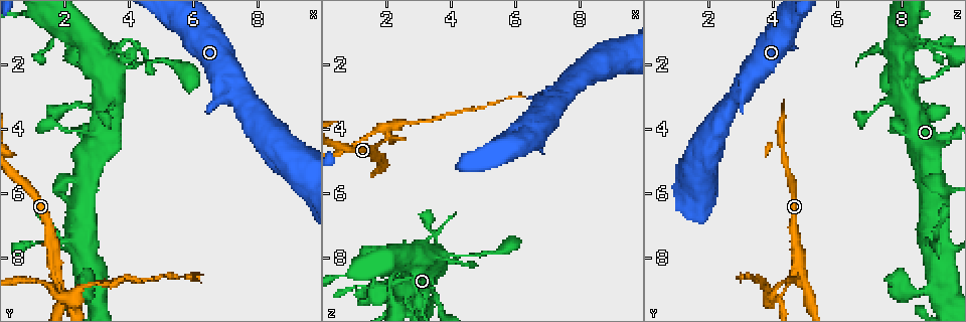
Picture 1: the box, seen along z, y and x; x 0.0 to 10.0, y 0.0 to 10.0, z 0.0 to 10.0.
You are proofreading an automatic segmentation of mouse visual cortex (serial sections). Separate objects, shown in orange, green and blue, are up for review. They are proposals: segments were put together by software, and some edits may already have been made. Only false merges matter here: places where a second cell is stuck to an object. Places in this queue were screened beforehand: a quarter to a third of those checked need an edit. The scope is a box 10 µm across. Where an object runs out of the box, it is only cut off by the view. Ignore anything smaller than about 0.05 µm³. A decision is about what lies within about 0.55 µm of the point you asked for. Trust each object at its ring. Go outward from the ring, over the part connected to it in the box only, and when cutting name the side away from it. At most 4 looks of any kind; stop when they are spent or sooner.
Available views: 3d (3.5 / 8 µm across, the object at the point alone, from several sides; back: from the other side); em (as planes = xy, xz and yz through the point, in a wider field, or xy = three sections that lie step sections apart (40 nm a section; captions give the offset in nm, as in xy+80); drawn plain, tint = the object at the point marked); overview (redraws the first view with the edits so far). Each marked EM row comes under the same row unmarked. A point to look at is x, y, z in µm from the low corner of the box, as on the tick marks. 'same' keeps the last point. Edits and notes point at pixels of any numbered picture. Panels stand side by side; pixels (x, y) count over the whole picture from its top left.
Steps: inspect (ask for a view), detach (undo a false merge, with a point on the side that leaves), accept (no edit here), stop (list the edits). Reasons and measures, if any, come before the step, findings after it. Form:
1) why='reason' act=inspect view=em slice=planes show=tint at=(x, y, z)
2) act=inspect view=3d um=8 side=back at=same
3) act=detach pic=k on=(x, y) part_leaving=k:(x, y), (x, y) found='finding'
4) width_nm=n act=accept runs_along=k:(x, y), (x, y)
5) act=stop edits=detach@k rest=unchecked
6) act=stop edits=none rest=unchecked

why='sudden change in width' act=inspect view=3d um=3.5 at=(3.50, 2.65, 8.00)

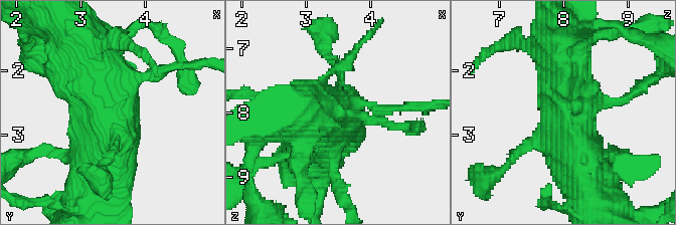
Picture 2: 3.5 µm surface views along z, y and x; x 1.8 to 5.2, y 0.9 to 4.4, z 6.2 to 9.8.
why='now the EM' act=inspect view=em slice=planes show=tint at=same

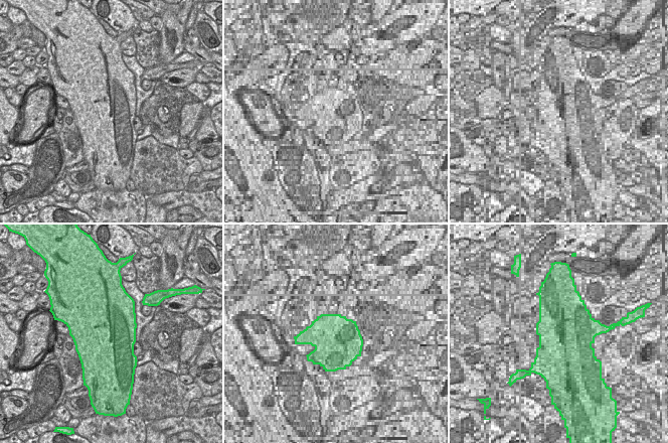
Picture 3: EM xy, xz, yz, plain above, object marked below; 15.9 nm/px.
act=accept runs_along=2:(593, 193), (564, 120), (564, 72) found='continuous, no second cell'

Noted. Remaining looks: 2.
why='side arm on a straight run' act=inspect view=3d um=3.5 at=(1.60, 8.20, 4.85)

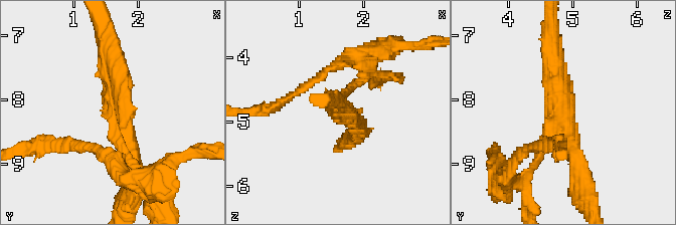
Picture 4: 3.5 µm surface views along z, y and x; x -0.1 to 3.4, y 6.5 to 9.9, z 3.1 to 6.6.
arms=3 arm_widths_nm=100,200,250 why='need the tissue' act=inspect view=em slice=xy step=2 show=tint at=(1.60, 8.20, 4.85)

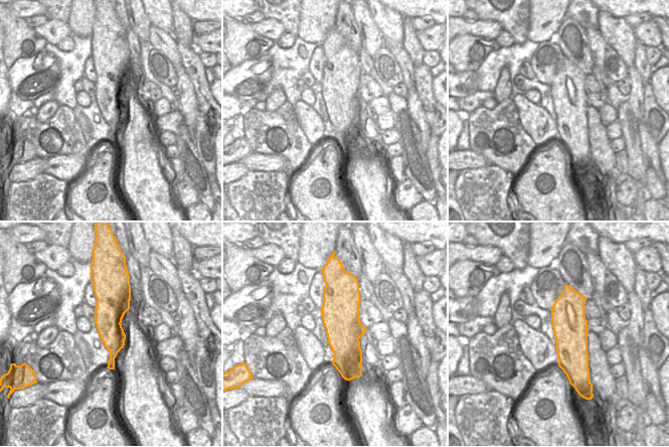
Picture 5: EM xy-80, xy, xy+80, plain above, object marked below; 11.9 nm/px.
act=detach pic=4 on=(537, 160) part_leaving=4:(107, 58), (113, 133), (122, 151) found='a second cell is stuck on'

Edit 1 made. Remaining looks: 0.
act=stop edits=detach@4 rest=unchecked

